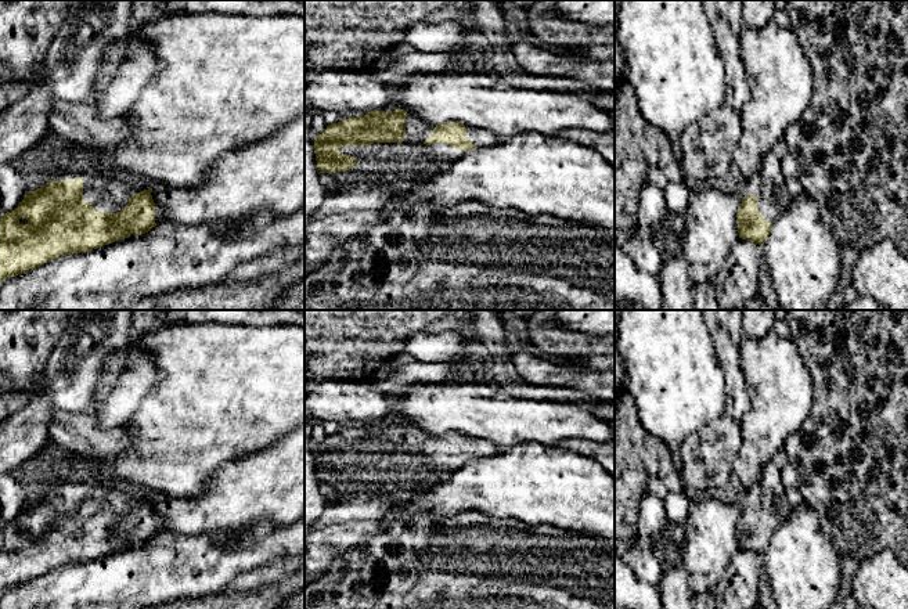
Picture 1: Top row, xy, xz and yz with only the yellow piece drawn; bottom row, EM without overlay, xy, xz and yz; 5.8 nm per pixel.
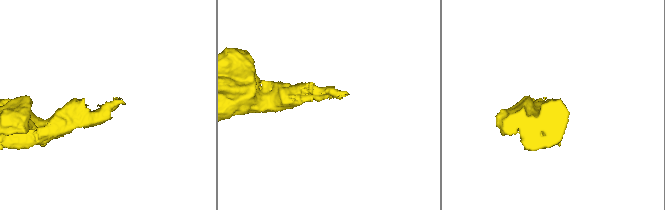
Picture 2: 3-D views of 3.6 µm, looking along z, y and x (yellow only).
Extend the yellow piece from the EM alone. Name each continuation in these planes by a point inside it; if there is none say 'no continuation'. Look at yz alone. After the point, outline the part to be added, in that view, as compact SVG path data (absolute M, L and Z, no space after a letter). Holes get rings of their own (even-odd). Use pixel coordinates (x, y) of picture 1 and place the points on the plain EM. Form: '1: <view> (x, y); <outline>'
1: yz (768, 496); M770 461L763 466L761 480L739 494L739 502L742 509L756 505L760 525L774 533L792 511L785 490L778 466Z

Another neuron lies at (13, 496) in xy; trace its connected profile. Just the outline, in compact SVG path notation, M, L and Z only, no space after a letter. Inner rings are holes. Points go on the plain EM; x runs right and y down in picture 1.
M0 473L1 522L14 520L29 502L26 490L14 473Z

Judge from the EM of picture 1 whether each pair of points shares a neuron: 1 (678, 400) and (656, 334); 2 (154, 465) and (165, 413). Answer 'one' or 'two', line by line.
1: one
2: one

